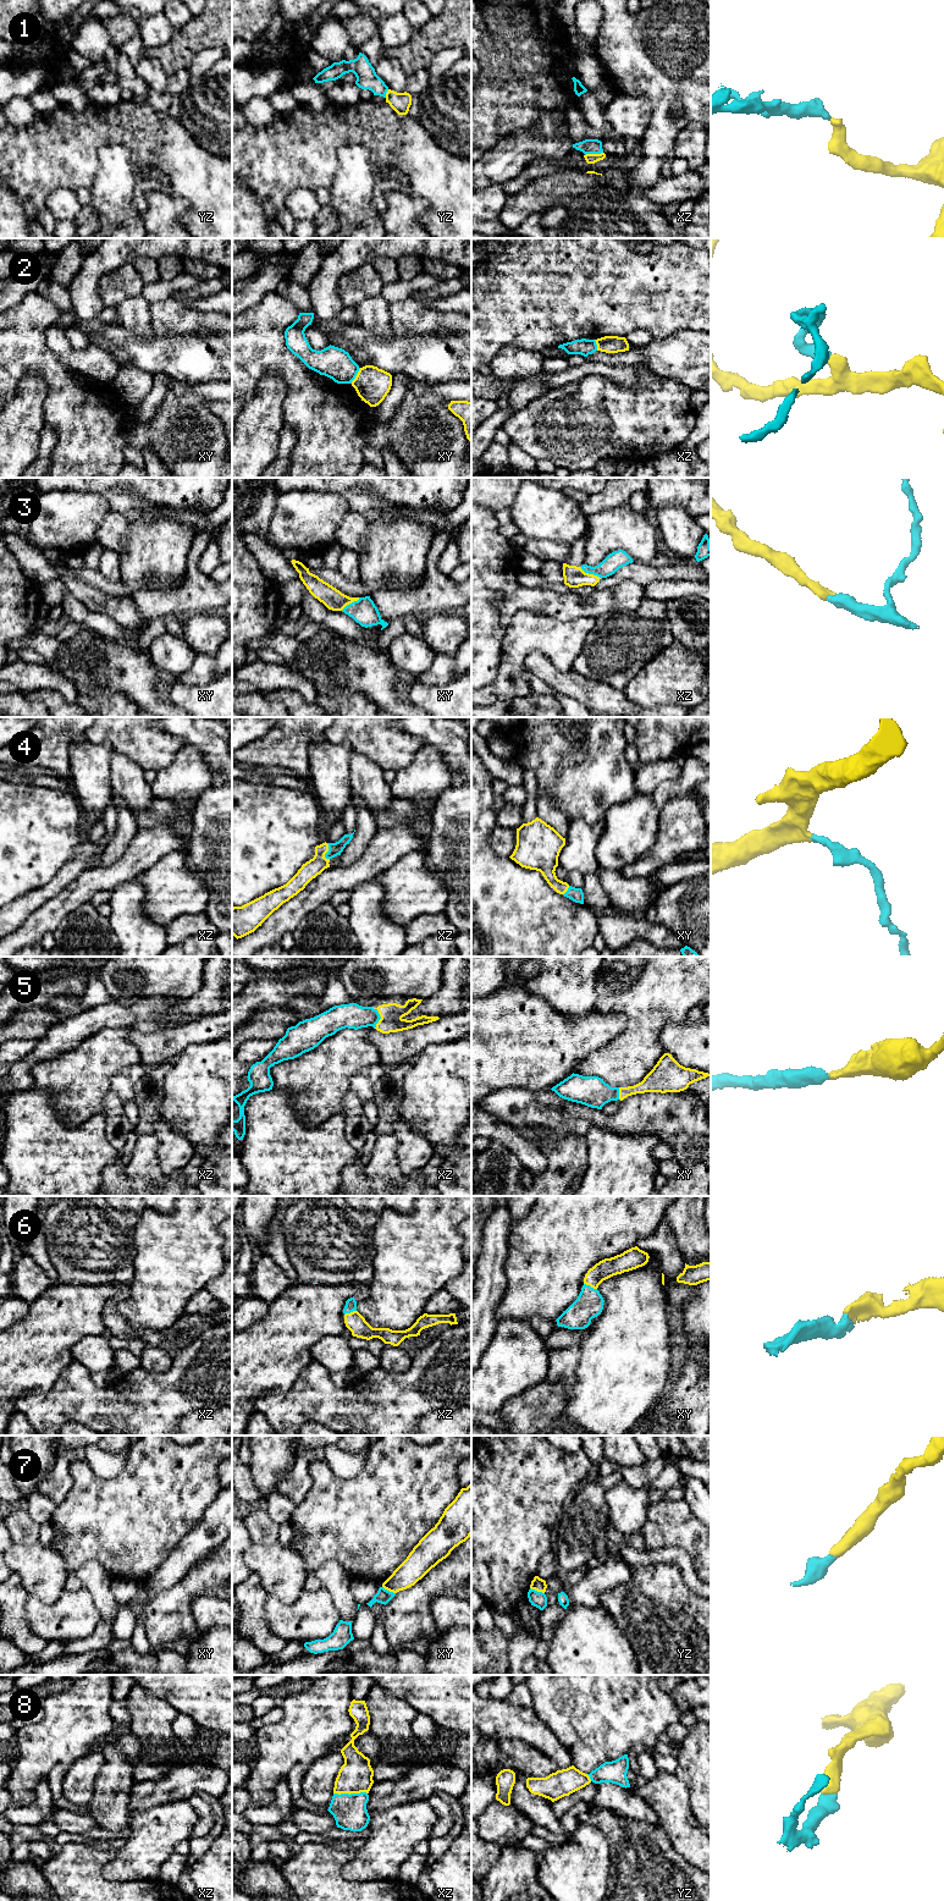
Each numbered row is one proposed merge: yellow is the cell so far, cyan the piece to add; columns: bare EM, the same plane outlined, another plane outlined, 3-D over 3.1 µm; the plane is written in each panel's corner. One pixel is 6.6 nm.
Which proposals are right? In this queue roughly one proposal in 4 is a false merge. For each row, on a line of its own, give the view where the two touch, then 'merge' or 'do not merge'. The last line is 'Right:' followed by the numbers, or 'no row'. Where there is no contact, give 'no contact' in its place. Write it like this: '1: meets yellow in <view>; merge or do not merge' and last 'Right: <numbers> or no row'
1: meets yellow in xz; merge
2: meets yellow in xy; do not merge
3: meets yellow in xz; merge
4: meets yellow in xz; merge
5: meets yellow in xz; merge
6: meets yellow in xy; merge
7: meets yellow in yz; merge
8: meets yellow in xz; merge
Right: 1, 3, 4, 5, 6, 7, 8

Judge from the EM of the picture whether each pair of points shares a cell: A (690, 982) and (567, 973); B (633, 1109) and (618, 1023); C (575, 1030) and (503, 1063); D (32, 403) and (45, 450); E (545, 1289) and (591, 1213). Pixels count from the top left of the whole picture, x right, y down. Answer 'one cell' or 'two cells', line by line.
A: two cells
B: two cells
C: one cell
D: two cells
E: one cell

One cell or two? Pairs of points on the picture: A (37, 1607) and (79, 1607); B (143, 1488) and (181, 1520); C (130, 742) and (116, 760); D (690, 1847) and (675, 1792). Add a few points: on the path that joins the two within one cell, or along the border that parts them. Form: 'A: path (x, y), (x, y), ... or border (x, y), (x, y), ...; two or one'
A: path (48, 1610), (68, 1610); one
B: path (153, 1498), (160, 1499), (171, 1510); one
C: border (112, 749), (133, 760), (144, 770); two
D: path (685, 1834), (675, 1818), (675, 1806); one

